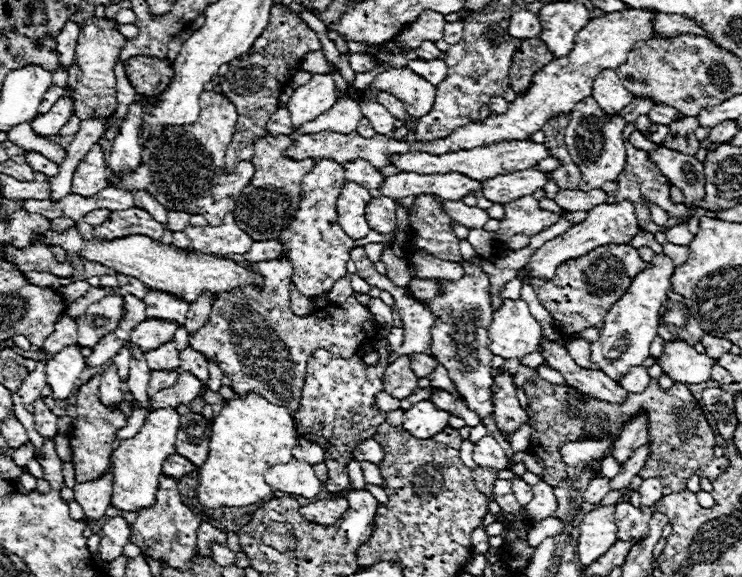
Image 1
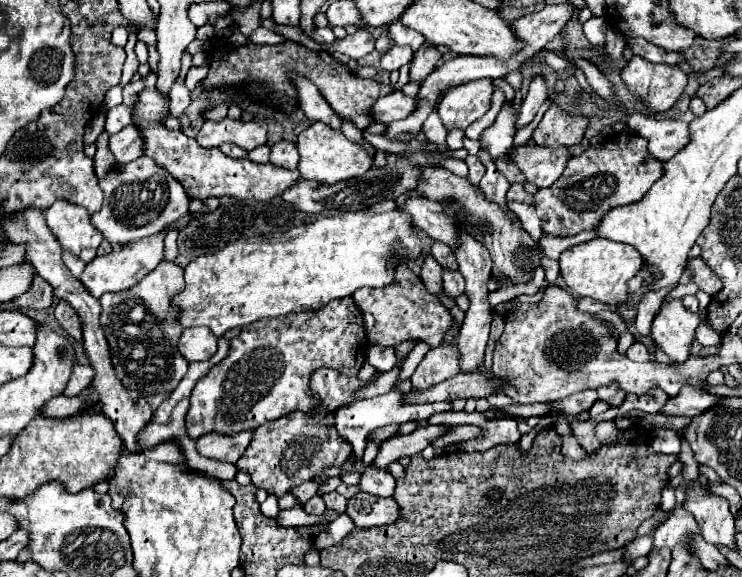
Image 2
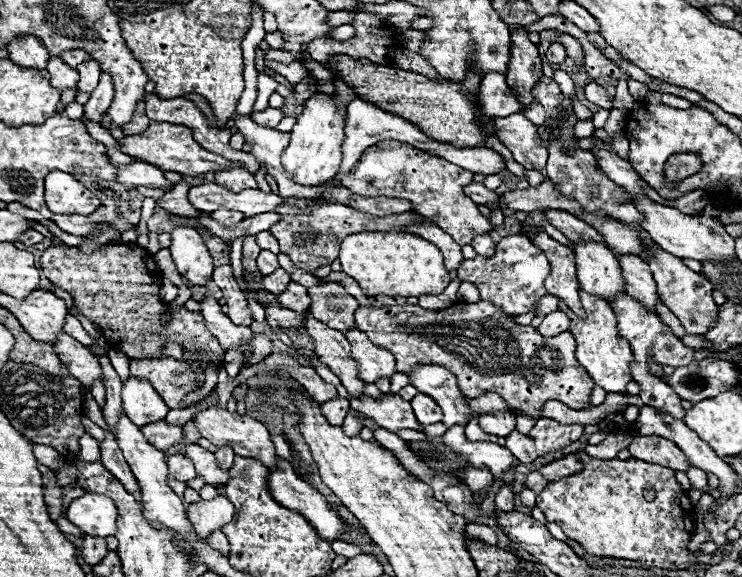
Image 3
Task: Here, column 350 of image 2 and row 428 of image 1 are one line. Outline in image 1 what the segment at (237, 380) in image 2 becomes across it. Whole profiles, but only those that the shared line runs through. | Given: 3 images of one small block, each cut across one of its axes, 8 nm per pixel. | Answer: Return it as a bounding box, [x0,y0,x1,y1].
[294,340,390,494]

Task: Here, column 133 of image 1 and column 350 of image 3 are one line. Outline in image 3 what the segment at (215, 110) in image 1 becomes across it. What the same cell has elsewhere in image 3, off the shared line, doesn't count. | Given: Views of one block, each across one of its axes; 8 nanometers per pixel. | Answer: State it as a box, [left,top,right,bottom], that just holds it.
[340,140,492,246]

